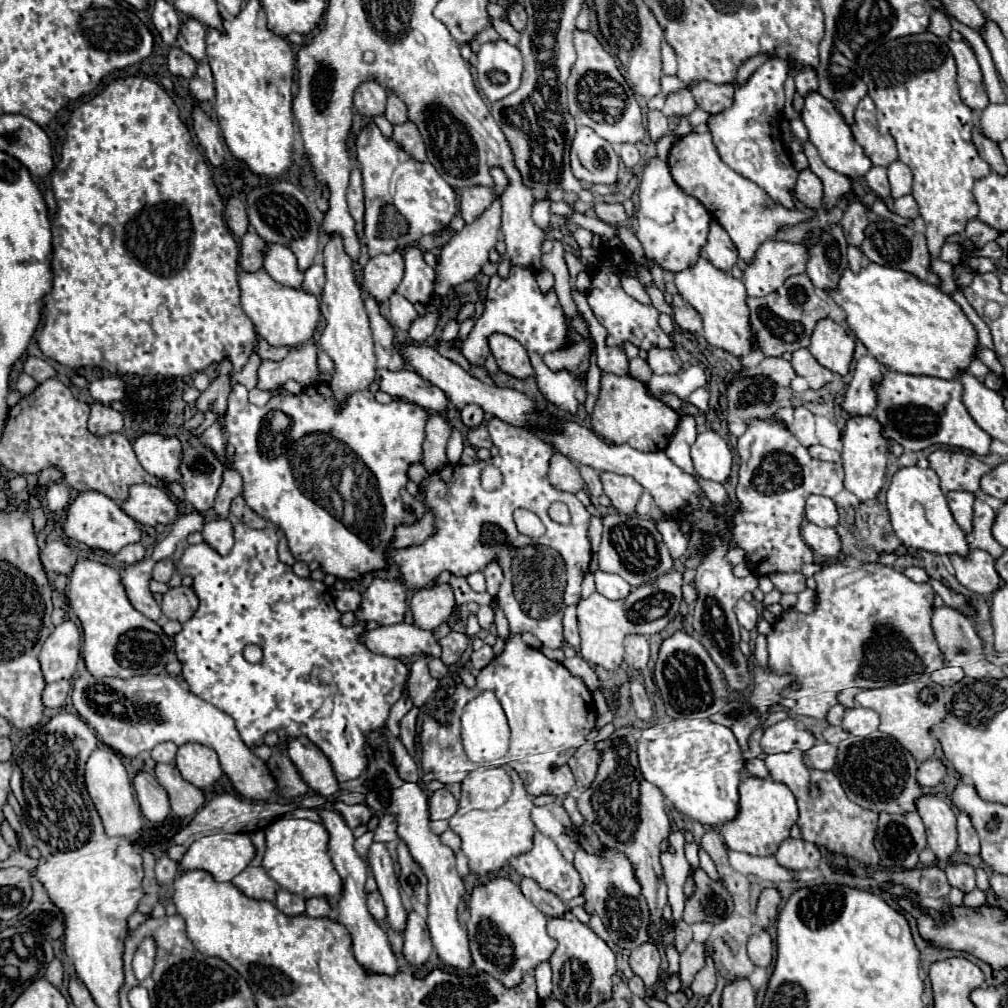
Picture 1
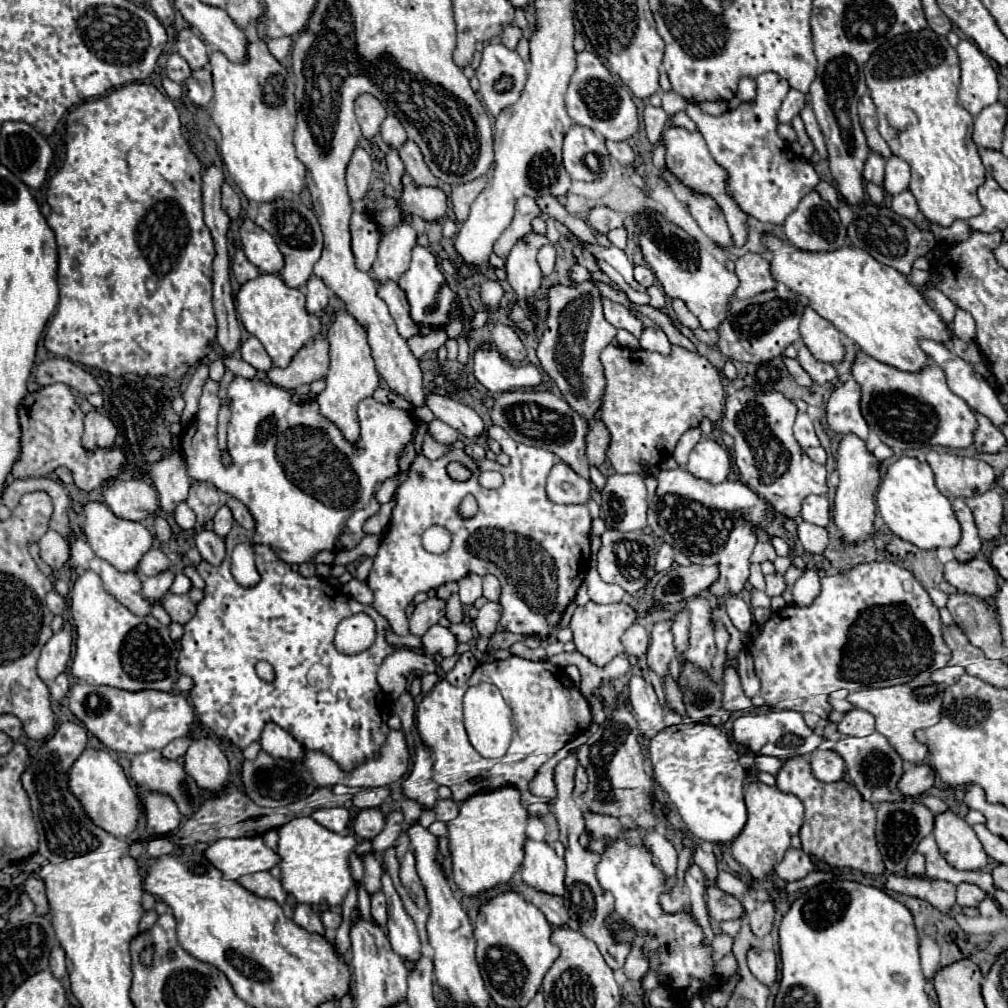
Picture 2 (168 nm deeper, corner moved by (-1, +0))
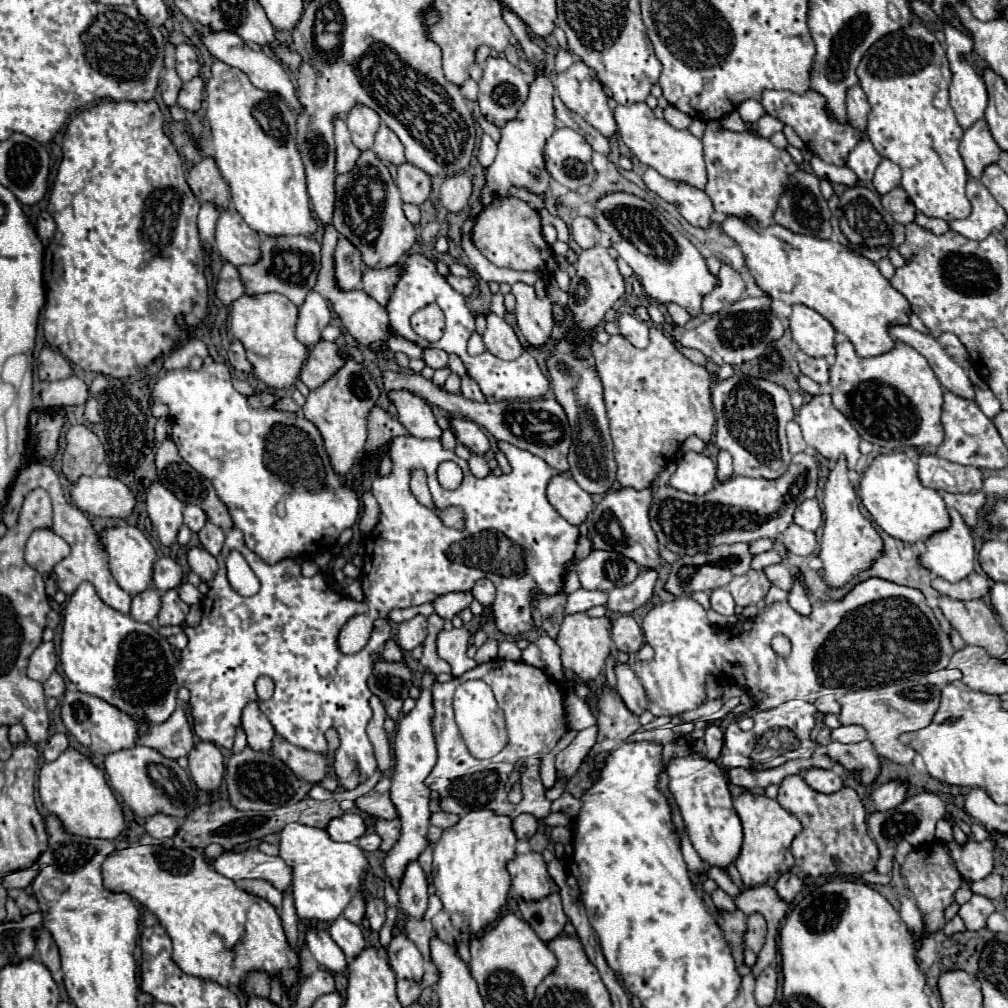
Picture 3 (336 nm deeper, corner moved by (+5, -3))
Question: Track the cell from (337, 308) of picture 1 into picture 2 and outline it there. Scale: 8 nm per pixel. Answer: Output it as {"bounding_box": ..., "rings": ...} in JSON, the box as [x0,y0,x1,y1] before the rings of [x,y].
{"bounding_box":[316,306,380,444],"rings":[[[338,306],[336,310],[334,324],[328,330],[328,342],[330,342],[330,370],[326,376],[326,388],[318,394],[316,402],[320,406],[320,414],[326,416],[330,422],[334,422],[350,444],[356,444],[360,436],[356,408],[364,398],[370,398],[376,392],[376,388],[380,386],[380,376],[374,366],[364,328],[344,310],[344,306]]]}

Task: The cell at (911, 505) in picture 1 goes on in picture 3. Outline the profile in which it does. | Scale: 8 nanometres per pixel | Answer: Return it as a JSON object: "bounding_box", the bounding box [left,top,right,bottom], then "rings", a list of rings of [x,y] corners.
{"bounding_box":[860,453,950,543],"rings":[[[904,453],[878,455],[860,483],[860,499],[872,519],[894,539],[904,543],[926,541],[930,535],[950,527],[950,515],[944,499],[920,483],[918,465]]]}

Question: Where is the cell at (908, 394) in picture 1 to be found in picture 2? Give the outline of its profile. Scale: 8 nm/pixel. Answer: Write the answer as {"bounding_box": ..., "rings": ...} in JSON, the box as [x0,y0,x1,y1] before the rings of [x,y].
{"bounding_box":[852,352,976,450],"rings":[[[858,352],[852,362],[852,378],[860,388],[860,408],[866,424],[870,430],[892,450],[910,450],[910,448],[924,448],[924,446],[948,446],[948,448],[968,448],[974,438],[976,418],[970,406],[950,392],[942,368],[934,362],[928,362],[926,368],[920,372],[902,372],[894,366],[878,362],[864,352]]]}

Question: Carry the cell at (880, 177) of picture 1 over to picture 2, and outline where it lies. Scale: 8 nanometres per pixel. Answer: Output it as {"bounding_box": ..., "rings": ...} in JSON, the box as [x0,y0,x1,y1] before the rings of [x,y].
{"bounding_box":[862,152,884,186],"rings":[[[870,152],[866,158],[862,176],[864,176],[864,180],[882,186],[882,182],[884,182],[884,158],[878,156],[876,152]]]}

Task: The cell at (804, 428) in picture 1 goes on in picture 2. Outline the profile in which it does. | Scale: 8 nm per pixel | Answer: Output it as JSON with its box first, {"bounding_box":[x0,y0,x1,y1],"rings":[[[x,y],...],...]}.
{"bounding_box":[794,414,820,450],"rings":[[[798,414],[798,416],[796,416],[794,436],[796,436],[798,444],[800,444],[804,450],[806,450],[806,448],[812,448],[812,446],[820,446],[818,438],[816,438],[816,432],[814,432],[814,424],[812,424],[812,420],[808,418],[808,414]]]}

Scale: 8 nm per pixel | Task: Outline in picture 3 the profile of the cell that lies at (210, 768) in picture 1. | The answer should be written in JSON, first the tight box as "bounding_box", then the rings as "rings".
{"bounding_box":[188,741,224,791],"rings":[[[200,741],[188,753],[188,771],[198,789],[216,791],[224,779],[224,759],[214,743]]]}

